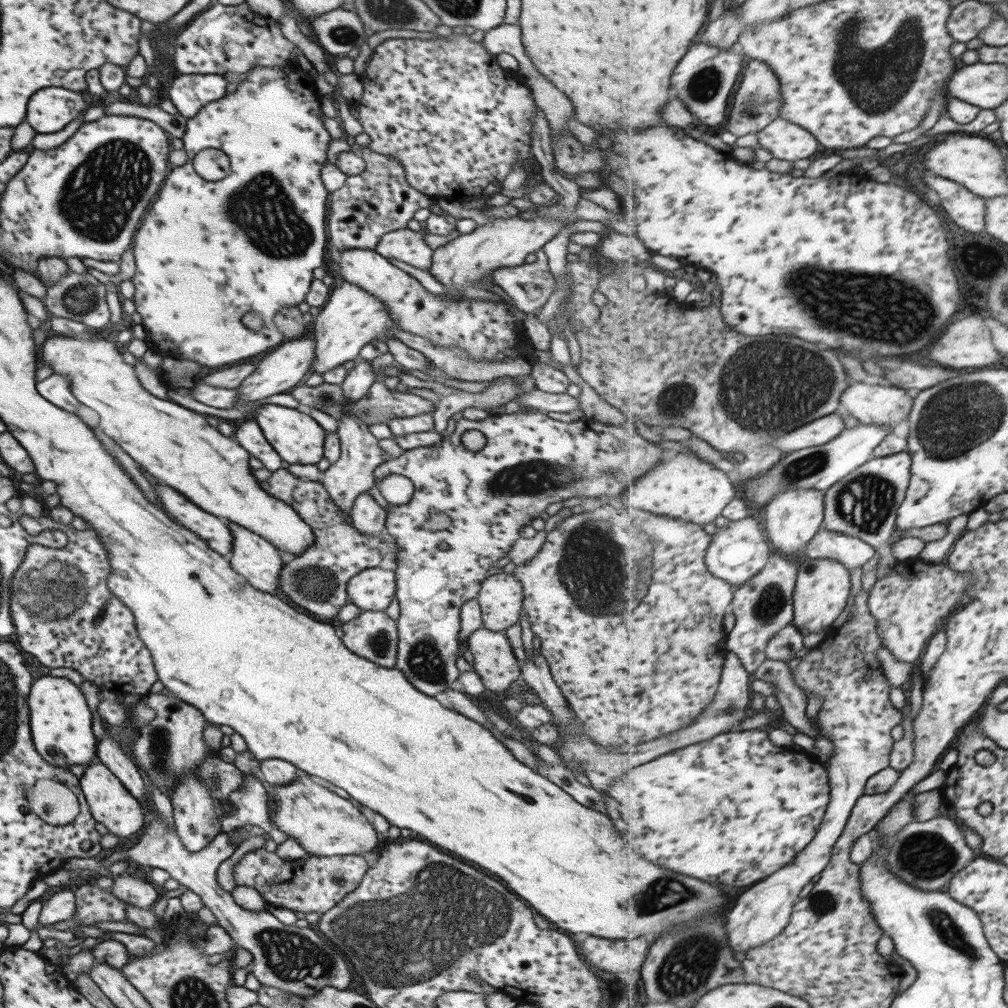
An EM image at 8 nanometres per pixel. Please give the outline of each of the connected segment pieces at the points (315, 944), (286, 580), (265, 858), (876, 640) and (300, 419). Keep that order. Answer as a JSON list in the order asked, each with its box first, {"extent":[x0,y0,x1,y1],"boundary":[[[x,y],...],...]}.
[{"extent":[99,814,351,997],"boundary":[[[159,814],[141,830],[138,843],[122,851],[113,853],[99,861],[107,869],[114,862],[133,860],[138,865],[165,870],[181,886],[194,892],[202,903],[215,915],[216,924],[221,926],[232,938],[234,946],[243,948],[251,954],[250,973],[261,985],[275,987],[294,994],[297,997],[308,997],[321,987],[332,986],[339,990],[349,988],[351,974],[341,953],[333,949],[333,944],[320,938],[308,927],[282,924],[266,910],[243,910],[231,896],[215,882],[215,873],[220,862],[233,854],[236,846],[229,843],[228,833],[219,832],[213,837],[209,850],[188,851],[175,832],[175,827],[166,827]]]},{"extent":[259,469,381,621],"boundary":[[[277,469],[274,470],[270,475],[269,478],[266,478],[265,480],[262,480],[259,482],[259,485],[261,487],[261,490],[264,490],[265,492],[273,495],[277,500],[280,500],[281,502],[284,502],[287,506],[290,506],[303,522],[307,526],[310,526],[311,533],[313,533],[313,544],[309,545],[307,548],[303,549],[303,552],[300,552],[298,555],[293,555],[291,558],[289,558],[289,555],[283,555],[282,565],[278,572],[278,586],[279,590],[281,590],[281,594],[285,594],[285,598],[287,600],[292,600],[293,604],[295,606],[301,606],[301,608],[305,608],[305,610],[311,614],[314,618],[317,618],[318,620],[325,620],[330,621],[334,616],[336,616],[337,611],[344,605],[350,602],[349,597],[346,593],[346,584],[347,581],[352,577],[355,576],[358,572],[361,572],[361,570],[365,570],[366,568],[373,568],[377,567],[379,564],[379,561],[381,560],[381,550],[379,550],[379,544],[381,543],[381,540],[379,540],[377,535],[361,535],[359,531],[356,528],[352,527],[351,519],[349,517],[349,514],[346,514],[346,512],[342,512],[342,510],[338,510],[338,508],[333,504],[333,501],[329,498],[329,495],[327,494],[327,491],[322,487],[322,484],[320,481],[305,481],[304,479],[297,478],[296,476],[293,476],[292,474],[289,474],[289,471],[287,469]]]},{"extent":[232,847,369,916],"boundary":[[[260,847],[243,855],[237,865],[233,866],[232,877],[236,885],[254,888],[269,907],[283,907],[307,914],[312,912],[319,916],[357,888],[367,868],[369,865],[362,855],[308,855],[288,862]]]},{"extent":[726,588,906,952],"boundary":[[[861,588],[855,596],[853,604],[849,604],[848,608],[844,610],[848,617],[840,627],[837,627],[835,636],[825,638],[818,646],[811,648],[801,658],[797,667],[791,670],[795,682],[802,688],[808,700],[814,698],[814,696],[822,698],[823,708],[817,716],[817,728],[821,730],[821,722],[823,722],[823,736],[827,736],[835,746],[833,758],[831,758],[829,766],[826,766],[832,786],[831,802],[819,832],[817,832],[811,844],[805,847],[805,850],[797,854],[788,865],[785,865],[781,870],[777,870],[777,873],[759,881],[756,885],[750,886],[737,898],[734,898],[734,902],[727,912],[726,921],[729,942],[732,944],[734,952],[737,950],[749,952],[752,948],[764,945],[784,932],[791,920],[794,906],[800,900],[801,890],[811,883],[811,880],[817,874],[824,873],[825,867],[831,860],[833,847],[840,840],[849,819],[851,819],[853,808],[857,806],[861,796],[866,794],[866,786],[869,780],[875,774],[881,773],[892,766],[892,754],[896,742],[893,740],[891,732],[893,732],[895,726],[899,726],[904,721],[906,713],[904,709],[897,709],[891,703],[891,685],[887,676],[885,676],[885,672],[883,672],[881,660],[877,658],[877,650],[885,647],[885,644],[878,633],[878,622],[868,605],[869,595],[870,593],[867,590]]]},{"extent":[247,404,326,465],"boundary":[[[265,404],[251,412],[247,418],[257,423],[265,440],[280,456],[280,460],[285,460],[288,464],[316,465],[324,457],[323,443],[326,431],[308,414],[303,413],[301,408],[295,410],[275,404]]]}]

